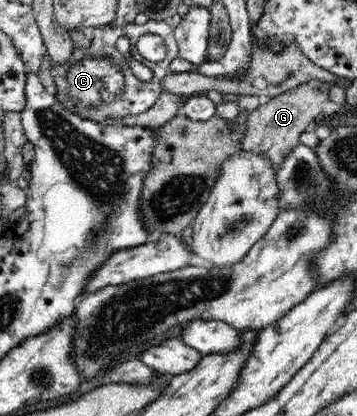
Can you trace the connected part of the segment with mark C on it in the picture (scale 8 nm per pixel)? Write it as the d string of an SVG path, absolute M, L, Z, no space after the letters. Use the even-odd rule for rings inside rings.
M151 19L141 25L135 24L133 21L123 26L123 36L127 36L130 40L131 56L151 68L152 79L148 81L139 80L131 72L129 65L122 59L123 55L119 52L115 53L115 51L111 51L111 59L107 57L107 54L87 55L85 61L83 61L83 57L85 57L83 49L74 47L73 55L71 55L68 65L59 66L54 61L51 61L51 72L53 72L53 77L55 77L55 85L57 85L55 98L65 102L68 108L83 116L83 119L107 124L111 116L118 118L119 116L139 115L153 106L164 92L160 81L171 73L169 64L178 57L178 43L175 40L175 33L170 22ZM147 33L159 35L166 43L166 56L159 63L147 61L137 51L137 40Z

